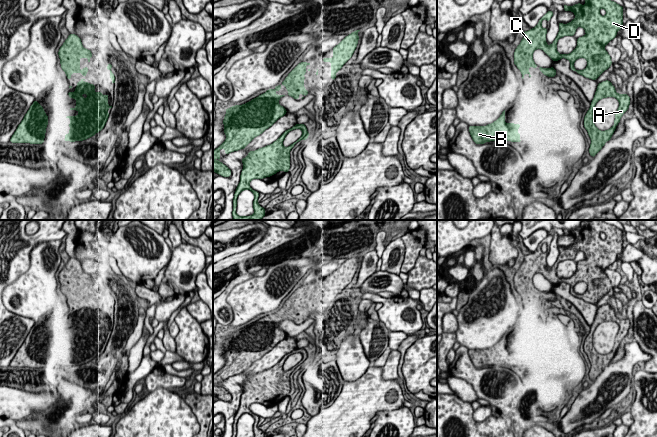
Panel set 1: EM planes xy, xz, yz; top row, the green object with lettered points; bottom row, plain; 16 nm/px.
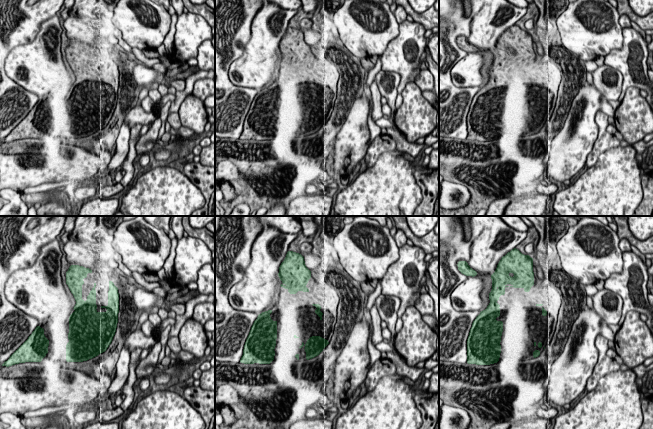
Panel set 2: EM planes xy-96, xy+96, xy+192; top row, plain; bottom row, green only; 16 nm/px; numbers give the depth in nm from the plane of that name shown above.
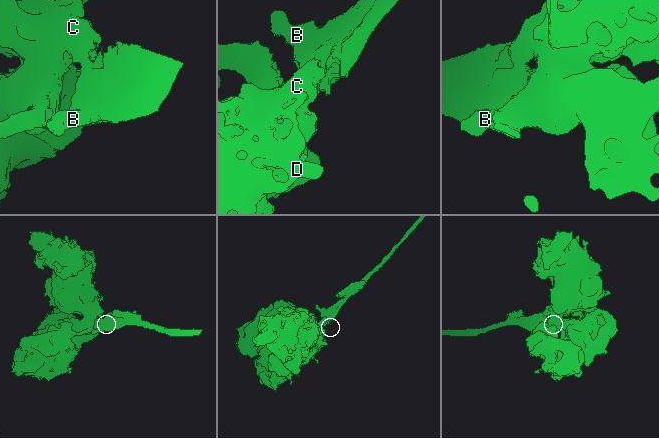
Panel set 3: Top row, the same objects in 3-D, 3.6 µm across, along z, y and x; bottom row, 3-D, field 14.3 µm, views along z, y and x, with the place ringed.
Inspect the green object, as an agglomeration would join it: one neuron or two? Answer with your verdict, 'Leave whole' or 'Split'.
Leave whole

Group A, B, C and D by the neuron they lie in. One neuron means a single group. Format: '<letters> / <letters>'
A B C D

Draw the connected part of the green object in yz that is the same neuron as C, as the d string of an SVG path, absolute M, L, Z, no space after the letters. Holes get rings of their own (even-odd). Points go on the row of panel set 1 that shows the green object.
M611 0L585 1L583 6L581 3L573 6L563 5L564 11L572 11L575 19L567 24L558 23L559 32L551 45L546 43L548 29L542 27L542 21L546 19L549 22L553 11L548 11L534 28L524 32L524 37L514 52L514 64L520 70L522 79L525 74L531 77L530 66L538 67L547 77L556 75L554 67L542 68L535 64L532 55L536 49L543 50L554 62L561 58L568 59L572 71L592 80L596 80L612 65L611 57L604 46L622 29L623 7ZM578 27L582 27L586 35L577 39L577 46L570 54L559 54L556 49L558 40L564 36L575 35ZM578 58L587 60L584 70L574 68L574 62Z

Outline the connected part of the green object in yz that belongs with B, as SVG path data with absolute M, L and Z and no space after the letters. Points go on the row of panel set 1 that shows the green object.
M505 110L500 117L486 126L469 126L469 132L476 144L484 144L490 141L506 140L511 142L521 142L518 129L520 124L506 123Z

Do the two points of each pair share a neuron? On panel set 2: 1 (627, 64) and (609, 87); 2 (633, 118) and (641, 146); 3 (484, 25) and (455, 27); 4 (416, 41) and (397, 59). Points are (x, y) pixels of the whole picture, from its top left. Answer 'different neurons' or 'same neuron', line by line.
1: different neurons
2: different neurons
3: different neurons
4: same neuron

